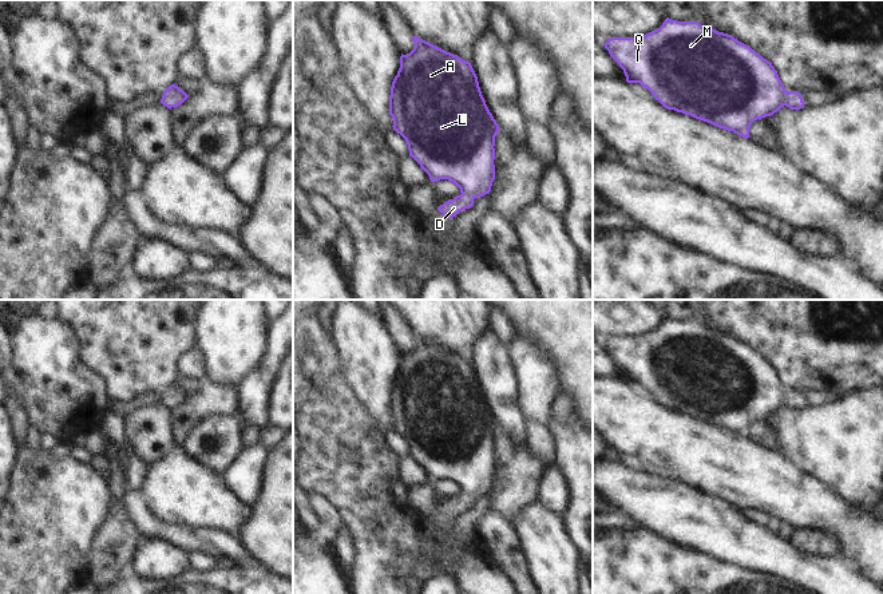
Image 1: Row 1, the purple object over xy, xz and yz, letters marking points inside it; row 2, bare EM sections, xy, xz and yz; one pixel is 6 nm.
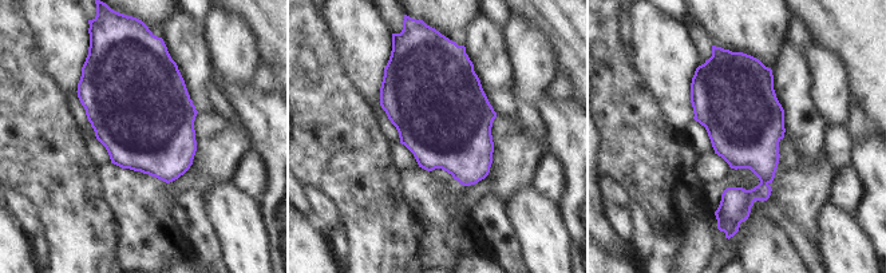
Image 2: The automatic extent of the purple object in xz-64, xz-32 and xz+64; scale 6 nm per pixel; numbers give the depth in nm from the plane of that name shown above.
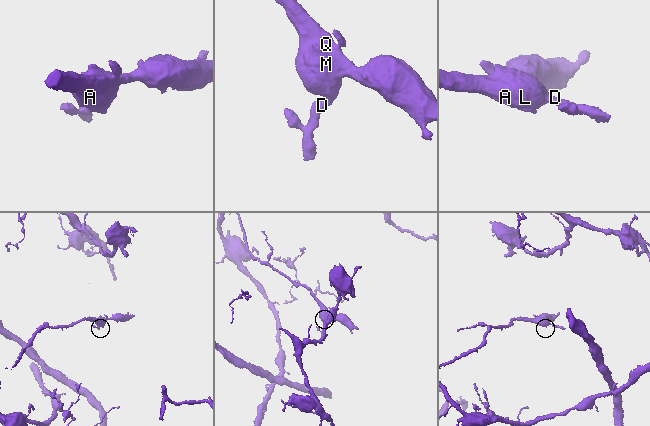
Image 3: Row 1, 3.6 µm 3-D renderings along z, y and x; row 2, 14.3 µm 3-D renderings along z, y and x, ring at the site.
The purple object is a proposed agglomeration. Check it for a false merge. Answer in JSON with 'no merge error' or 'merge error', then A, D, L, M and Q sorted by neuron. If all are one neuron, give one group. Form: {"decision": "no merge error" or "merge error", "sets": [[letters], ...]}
{"decision": "no merge error", "sets": [["A", "D", "L", "M", "Q"]]}

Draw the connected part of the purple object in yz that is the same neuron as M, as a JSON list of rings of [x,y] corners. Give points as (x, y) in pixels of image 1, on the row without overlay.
[[[669,317],[662,325],[640,337],[610,337],[605,344],[610,356],[623,369],[627,383],[640,383],[668,409],[674,409],[748,439],[751,424],[771,416],[781,407],[804,407],[799,391],[787,391],[771,361],[732,334],[701,325],[698,321],[677,321]]]

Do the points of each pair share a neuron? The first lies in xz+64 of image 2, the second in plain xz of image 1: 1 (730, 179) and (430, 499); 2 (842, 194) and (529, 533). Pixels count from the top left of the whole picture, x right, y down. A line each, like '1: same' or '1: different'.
1: different
2: different

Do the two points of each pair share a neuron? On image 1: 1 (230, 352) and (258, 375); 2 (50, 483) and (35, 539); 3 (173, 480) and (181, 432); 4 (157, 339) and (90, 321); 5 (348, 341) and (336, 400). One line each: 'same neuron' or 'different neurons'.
1: different neurons
2: same neuron
3: different neurons
4: same neuron
5: different neurons

